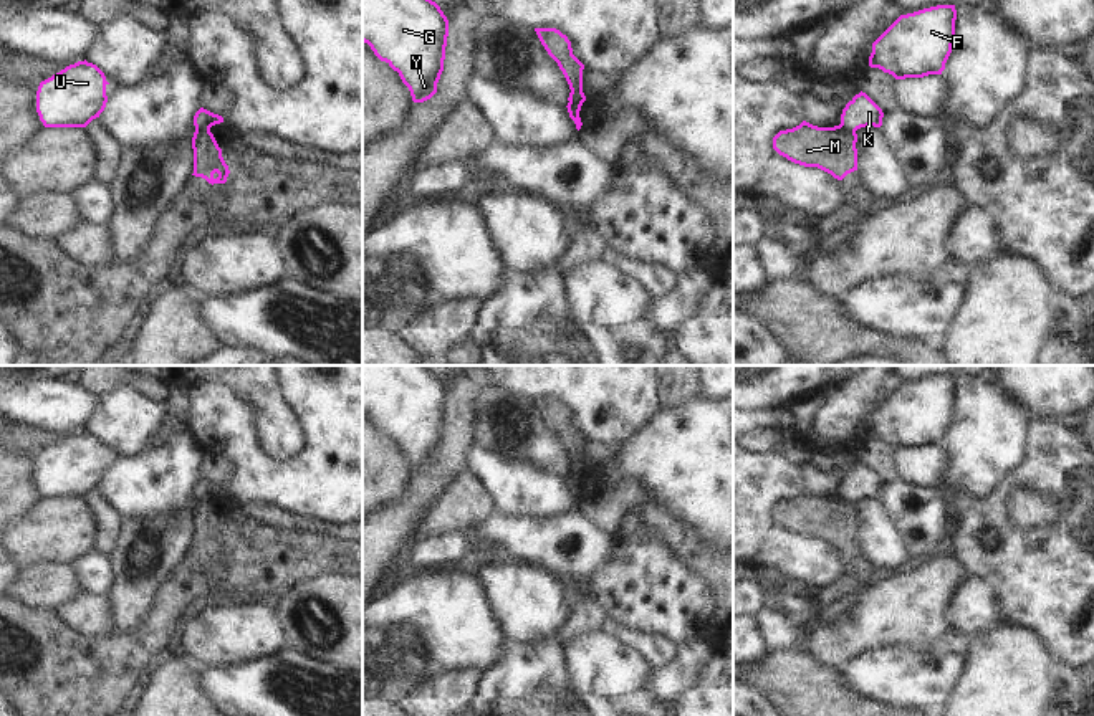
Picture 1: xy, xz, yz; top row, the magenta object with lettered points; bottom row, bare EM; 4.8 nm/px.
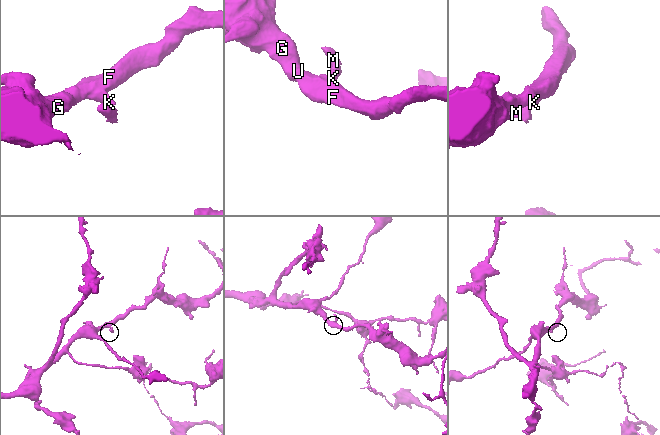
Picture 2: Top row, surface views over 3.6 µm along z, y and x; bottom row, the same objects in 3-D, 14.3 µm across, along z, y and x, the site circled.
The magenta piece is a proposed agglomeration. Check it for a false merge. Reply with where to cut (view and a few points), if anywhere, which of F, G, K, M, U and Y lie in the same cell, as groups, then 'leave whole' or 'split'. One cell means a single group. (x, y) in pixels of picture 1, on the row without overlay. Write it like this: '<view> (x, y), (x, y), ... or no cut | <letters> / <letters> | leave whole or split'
yz (839, 495), (854, 501) | F G K U Y / M | split

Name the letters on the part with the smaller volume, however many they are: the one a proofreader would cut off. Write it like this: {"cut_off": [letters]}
{"cut_off": ["M"]}

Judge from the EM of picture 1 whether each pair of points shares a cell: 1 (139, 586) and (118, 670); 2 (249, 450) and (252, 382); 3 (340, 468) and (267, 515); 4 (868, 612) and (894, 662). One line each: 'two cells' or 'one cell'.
1: two cells
2: two cells
3: two cells
4: two cells

